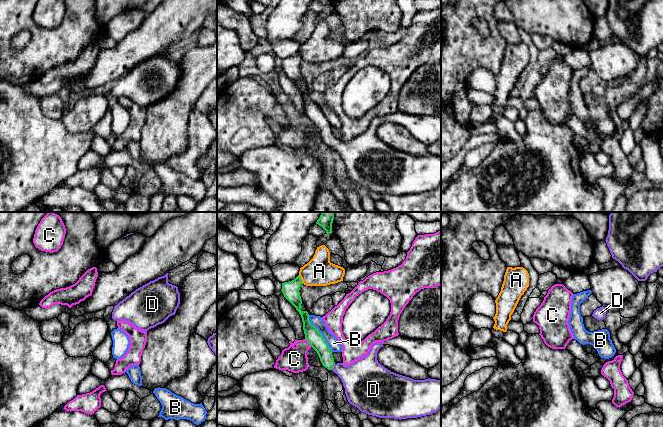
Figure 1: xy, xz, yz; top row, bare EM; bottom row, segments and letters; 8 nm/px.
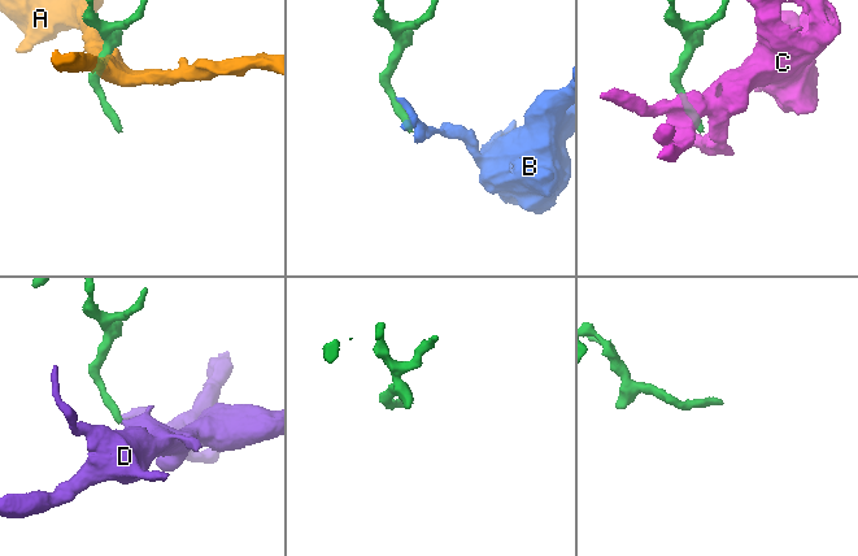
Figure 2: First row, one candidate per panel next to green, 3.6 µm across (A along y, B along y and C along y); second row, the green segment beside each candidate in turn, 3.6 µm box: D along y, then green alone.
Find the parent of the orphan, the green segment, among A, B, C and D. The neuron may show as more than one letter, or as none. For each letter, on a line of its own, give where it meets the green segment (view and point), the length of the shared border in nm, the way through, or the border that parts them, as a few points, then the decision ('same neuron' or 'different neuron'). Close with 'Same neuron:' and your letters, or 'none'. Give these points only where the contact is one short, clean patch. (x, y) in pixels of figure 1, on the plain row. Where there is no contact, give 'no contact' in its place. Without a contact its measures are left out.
A: meets green in xz at (300, 55); contact 80 nm long; border along xz (298, 51), (303, 59); different neuron
B: meets green in xz at (320, 109); contact 360 nm long; border along xz (308, 91), (309, 97), (321, 110), (332, 127); different neuron
C: meets green in xz at (308, 118); contact 90 nm long; border along xz (305, 114), (311, 122); different neuron
D: meets green in xz at (333, 143); contact 60 nm long; runs through xz (317, 118), (333, 143), (361, 155); same neuron
Same neuron: D

